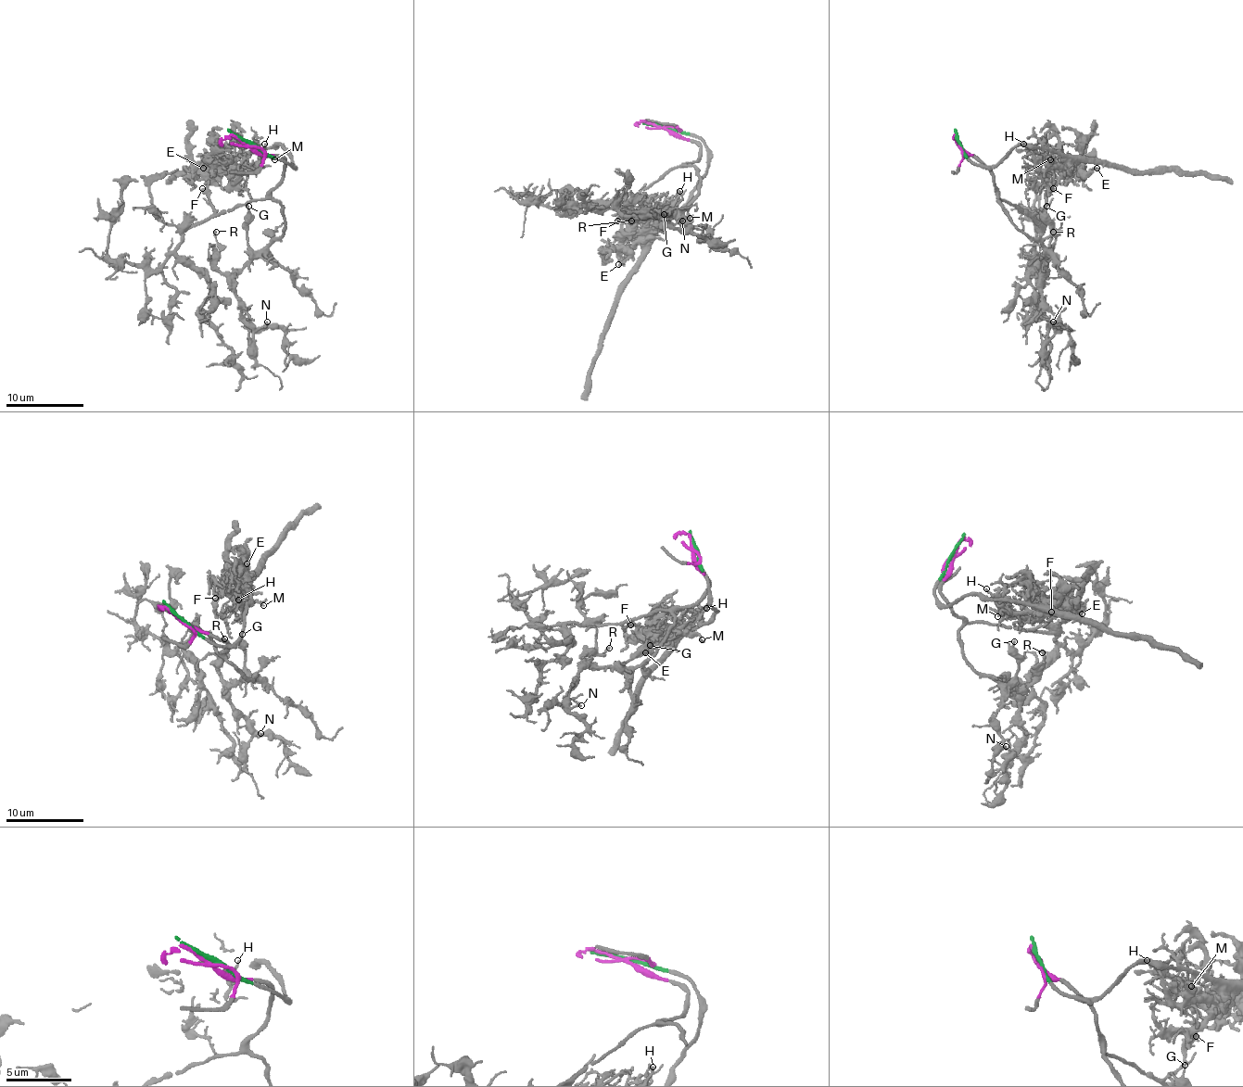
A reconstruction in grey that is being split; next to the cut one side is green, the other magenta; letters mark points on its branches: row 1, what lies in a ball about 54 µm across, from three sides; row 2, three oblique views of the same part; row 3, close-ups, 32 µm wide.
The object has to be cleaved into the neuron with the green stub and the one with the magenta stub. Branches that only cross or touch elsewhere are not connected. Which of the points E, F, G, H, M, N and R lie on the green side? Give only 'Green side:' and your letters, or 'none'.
Green side: E, H, M

